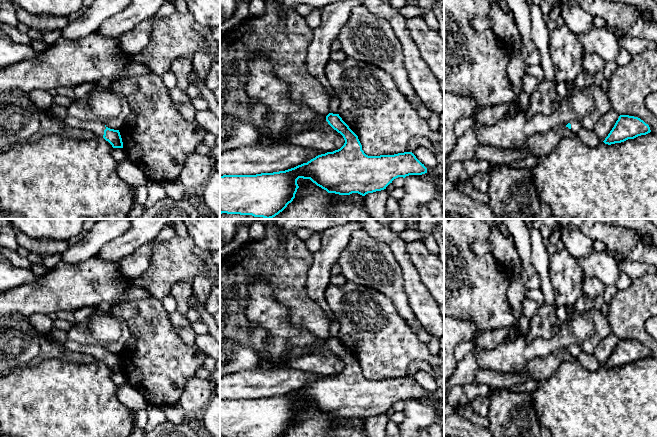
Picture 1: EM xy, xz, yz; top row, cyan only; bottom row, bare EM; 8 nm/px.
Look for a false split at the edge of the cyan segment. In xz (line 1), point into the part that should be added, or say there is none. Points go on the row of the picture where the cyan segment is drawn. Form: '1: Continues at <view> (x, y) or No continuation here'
1: No continuation here

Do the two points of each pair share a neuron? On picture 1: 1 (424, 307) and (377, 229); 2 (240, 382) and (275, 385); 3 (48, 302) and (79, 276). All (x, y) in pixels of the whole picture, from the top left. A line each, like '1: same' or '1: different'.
1: same
2: same
3: same

